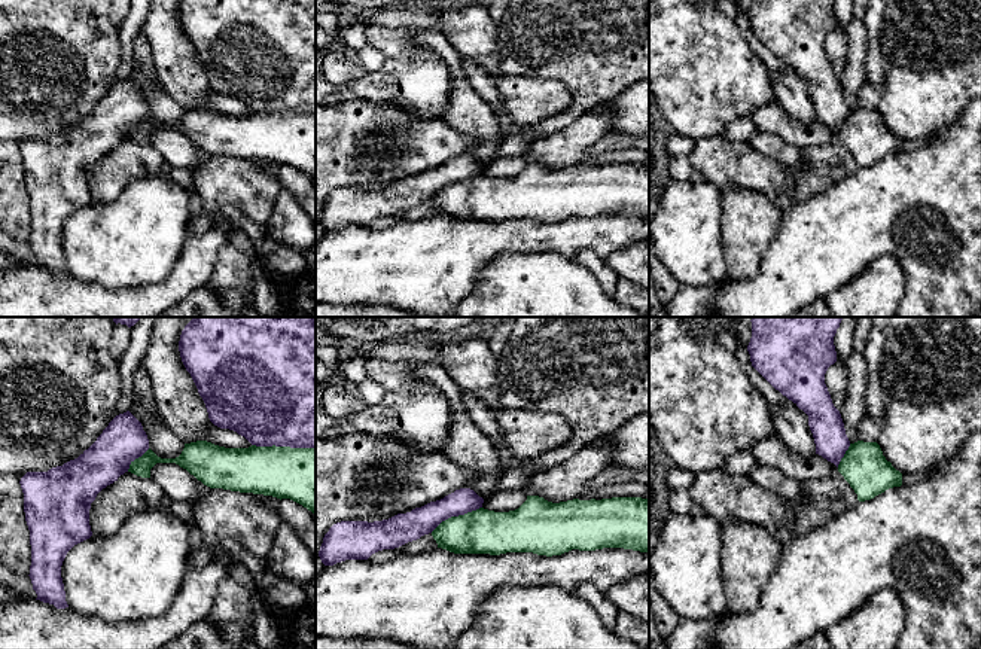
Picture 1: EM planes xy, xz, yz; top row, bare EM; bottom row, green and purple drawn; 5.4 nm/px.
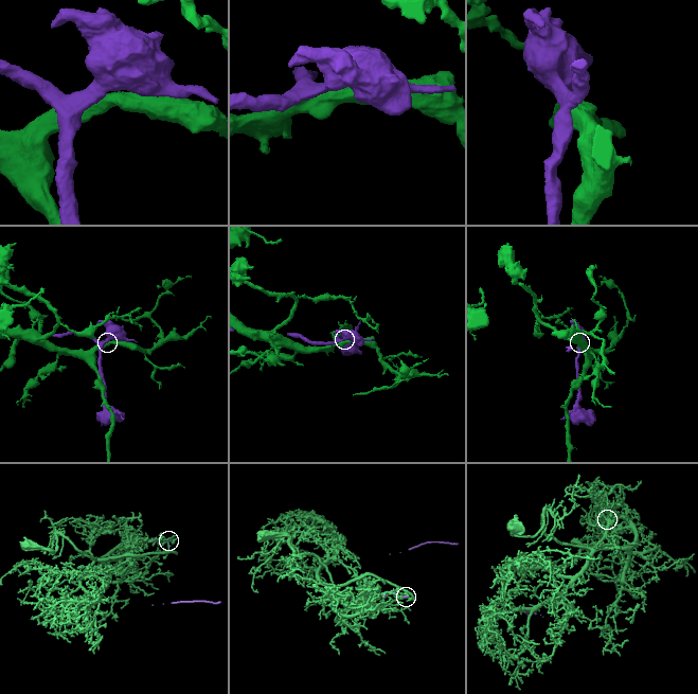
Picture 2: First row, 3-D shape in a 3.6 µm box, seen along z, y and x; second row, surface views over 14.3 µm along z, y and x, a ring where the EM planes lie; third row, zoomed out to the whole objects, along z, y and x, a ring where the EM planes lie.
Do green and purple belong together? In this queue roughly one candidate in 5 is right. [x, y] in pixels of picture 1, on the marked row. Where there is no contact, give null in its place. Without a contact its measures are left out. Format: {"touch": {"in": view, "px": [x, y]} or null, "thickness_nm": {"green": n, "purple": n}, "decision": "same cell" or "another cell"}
{"touch": {"in": "xy", "px": [283, 447]}, "thickness_nm": {"green": 320, "purple": 500}, "decision": "another cell"}

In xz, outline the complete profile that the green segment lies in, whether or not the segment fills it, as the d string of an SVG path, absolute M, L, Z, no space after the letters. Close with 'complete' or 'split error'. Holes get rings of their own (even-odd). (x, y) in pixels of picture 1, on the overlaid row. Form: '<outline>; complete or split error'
M539 496L527 500L515 511L494 512L484 508L442 521L433 531L438 548L454 554L533 552L537 555L561 555L572 549L595 551L624 548L649 551L649 499L612 497L601 500L567 500L552 503Z; complete

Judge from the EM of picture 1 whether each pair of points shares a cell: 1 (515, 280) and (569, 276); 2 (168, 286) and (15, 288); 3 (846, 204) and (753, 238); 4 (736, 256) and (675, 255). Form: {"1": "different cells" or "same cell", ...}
{"1": "same cell", "2": "same cell", "3": "different cells", "4": "different cells"}

